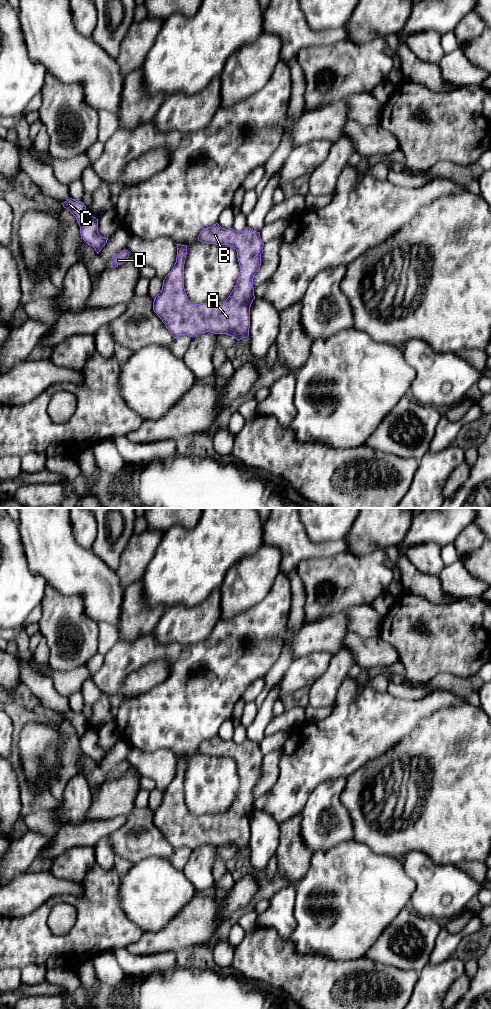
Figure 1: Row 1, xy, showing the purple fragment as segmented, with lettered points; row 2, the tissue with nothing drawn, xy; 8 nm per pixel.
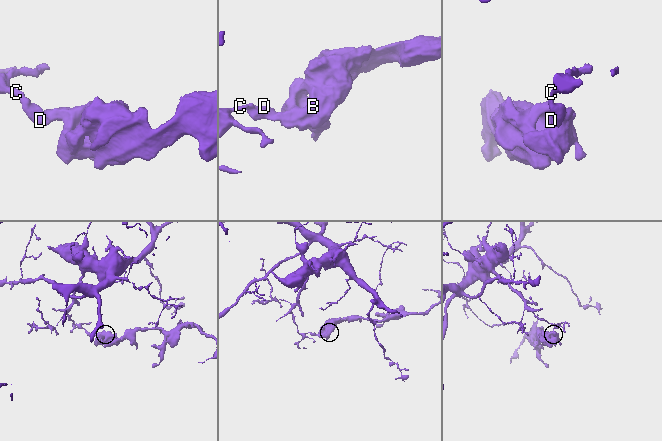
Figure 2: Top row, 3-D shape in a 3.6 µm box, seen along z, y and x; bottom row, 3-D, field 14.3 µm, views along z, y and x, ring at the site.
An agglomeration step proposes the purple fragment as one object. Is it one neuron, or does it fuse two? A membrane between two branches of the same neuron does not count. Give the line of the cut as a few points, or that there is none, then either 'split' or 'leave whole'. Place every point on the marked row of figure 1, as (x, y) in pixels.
cut in xy along (86, 215), (80, 226); split

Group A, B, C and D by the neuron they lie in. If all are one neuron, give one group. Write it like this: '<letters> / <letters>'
A B D / C

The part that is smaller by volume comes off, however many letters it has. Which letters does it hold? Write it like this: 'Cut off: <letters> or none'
Cut off: A, B, D

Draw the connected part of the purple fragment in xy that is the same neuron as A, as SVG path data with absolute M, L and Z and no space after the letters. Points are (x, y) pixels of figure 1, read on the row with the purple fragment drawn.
M216 223L209 228L204 228L199 234L198 240L207 244L229 245L236 250L240 273L237 284L229 297L222 302L193 304L188 299L184 288L184 264L187 255L187 246L176 244L176 262L163 280L161 292L154 298L153 310L173 335L174 339L181 335L188 335L193 338L204 332L227 334L236 338L237 341L247 338L250 328L250 307L255 299L253 278L260 269L261 254L263 253L264 246L260 232L249 227L238 232L233 228L222 228Z

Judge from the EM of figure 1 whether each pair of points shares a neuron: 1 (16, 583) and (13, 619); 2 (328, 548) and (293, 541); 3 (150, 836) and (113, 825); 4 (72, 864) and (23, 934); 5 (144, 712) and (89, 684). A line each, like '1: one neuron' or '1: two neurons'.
1: one neuron
2: one neuron
3: two neurons
4: two neurons
5: two neurons

